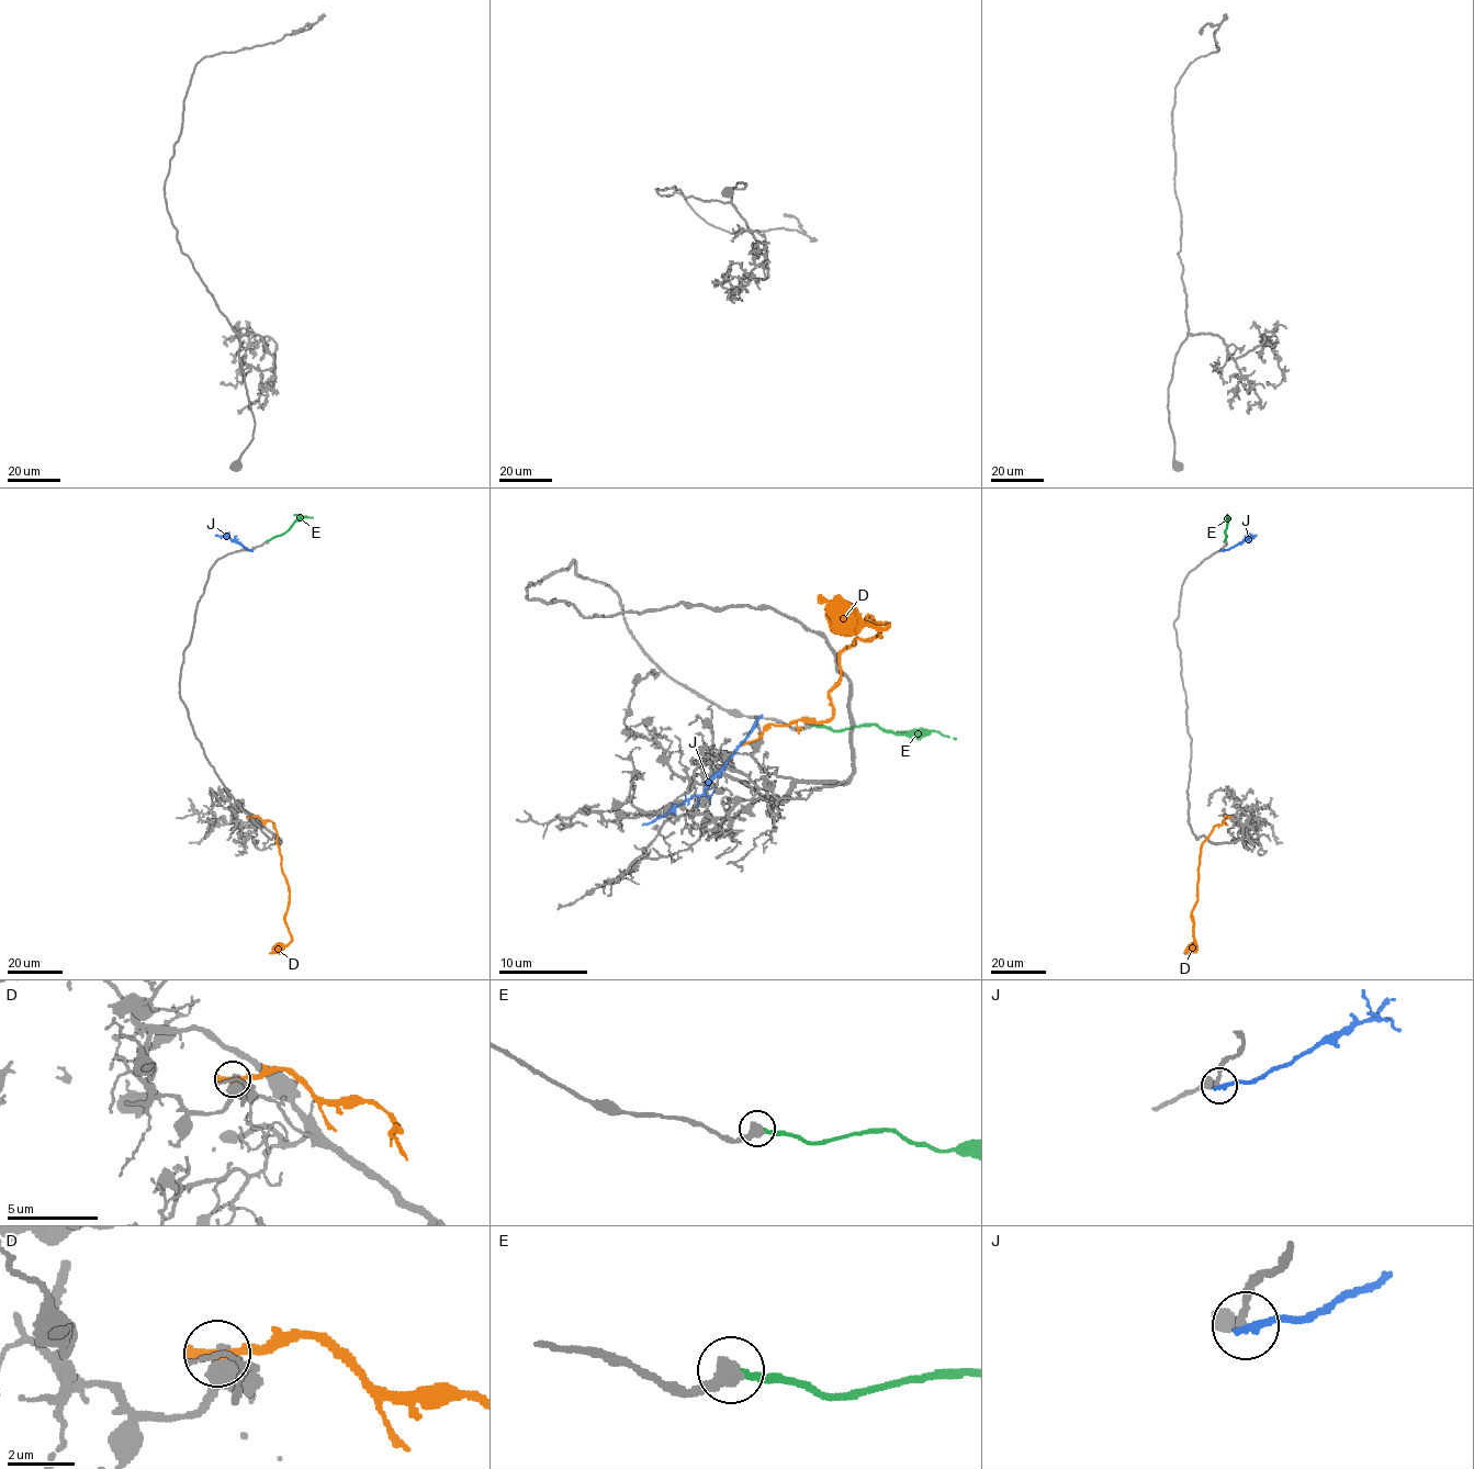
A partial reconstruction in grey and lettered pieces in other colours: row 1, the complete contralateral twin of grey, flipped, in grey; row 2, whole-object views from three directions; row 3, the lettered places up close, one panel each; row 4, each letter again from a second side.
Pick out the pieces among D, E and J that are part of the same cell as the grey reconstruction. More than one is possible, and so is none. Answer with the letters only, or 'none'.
none

